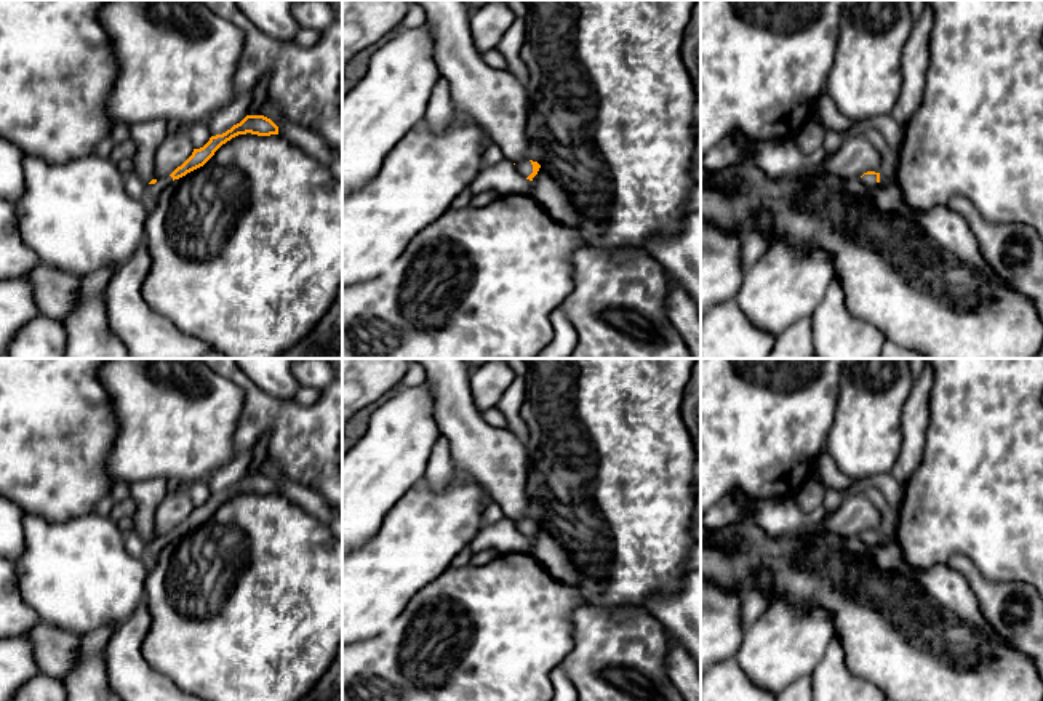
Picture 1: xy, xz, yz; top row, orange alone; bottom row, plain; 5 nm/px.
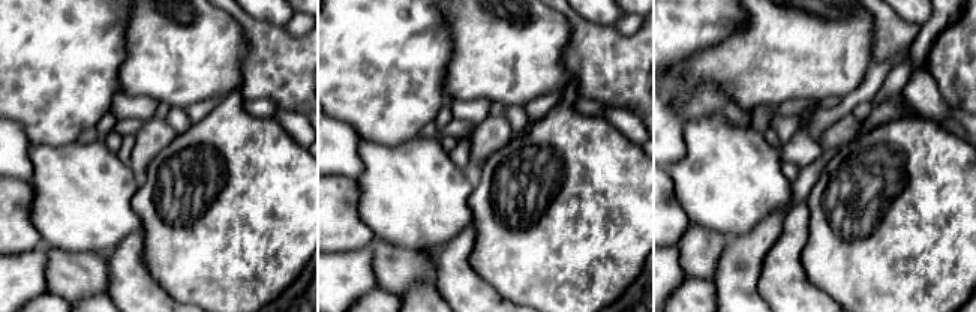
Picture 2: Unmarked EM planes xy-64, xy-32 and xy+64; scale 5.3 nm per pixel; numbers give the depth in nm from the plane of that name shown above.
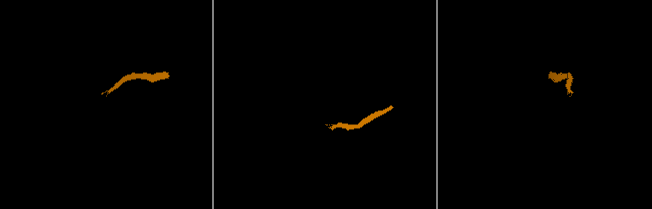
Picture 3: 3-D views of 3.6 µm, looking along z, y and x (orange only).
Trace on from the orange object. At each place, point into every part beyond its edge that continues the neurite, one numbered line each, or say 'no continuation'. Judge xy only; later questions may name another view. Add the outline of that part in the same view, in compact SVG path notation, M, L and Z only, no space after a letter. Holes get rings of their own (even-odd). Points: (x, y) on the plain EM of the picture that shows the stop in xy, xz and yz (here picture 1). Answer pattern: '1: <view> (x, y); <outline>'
1: xy (152, 551); M165 535L162 538L157 538L155 543L147 543L142 562L147 568L147 571L150 571L154 568L154 565L157 563L157 559L162 552L162 549L173 539L171 535Z

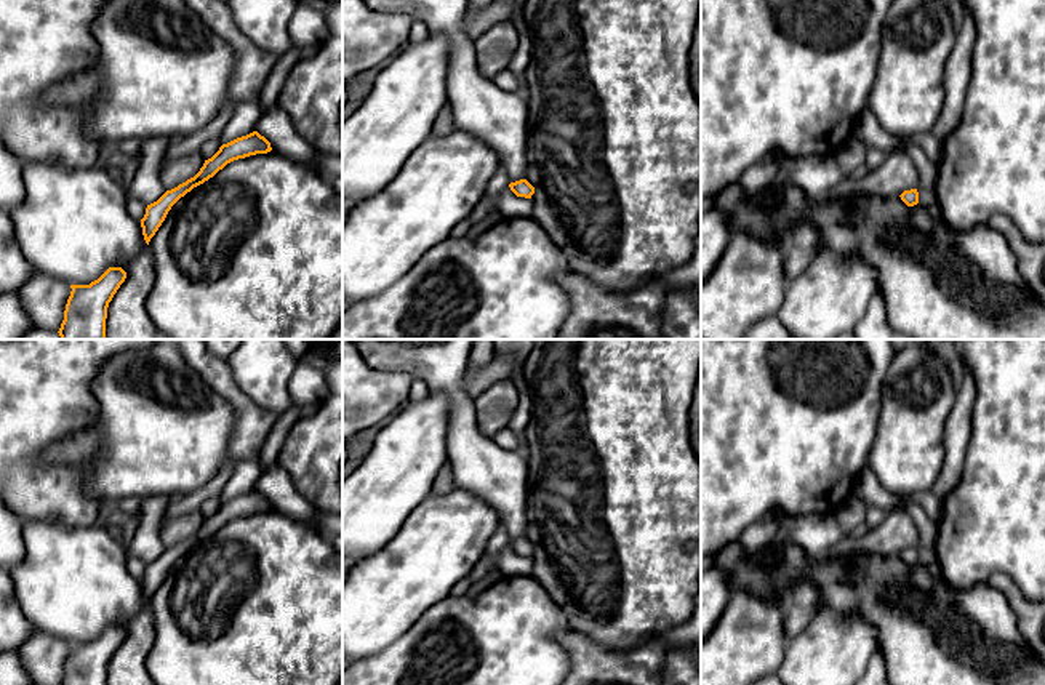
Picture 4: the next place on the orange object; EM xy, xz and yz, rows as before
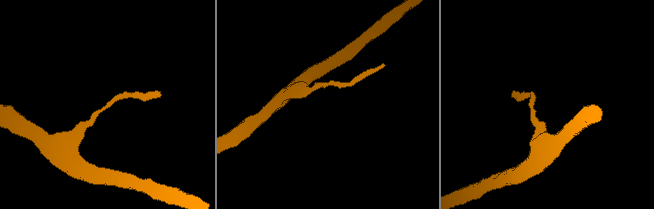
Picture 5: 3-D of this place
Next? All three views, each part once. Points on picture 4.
no continuation

